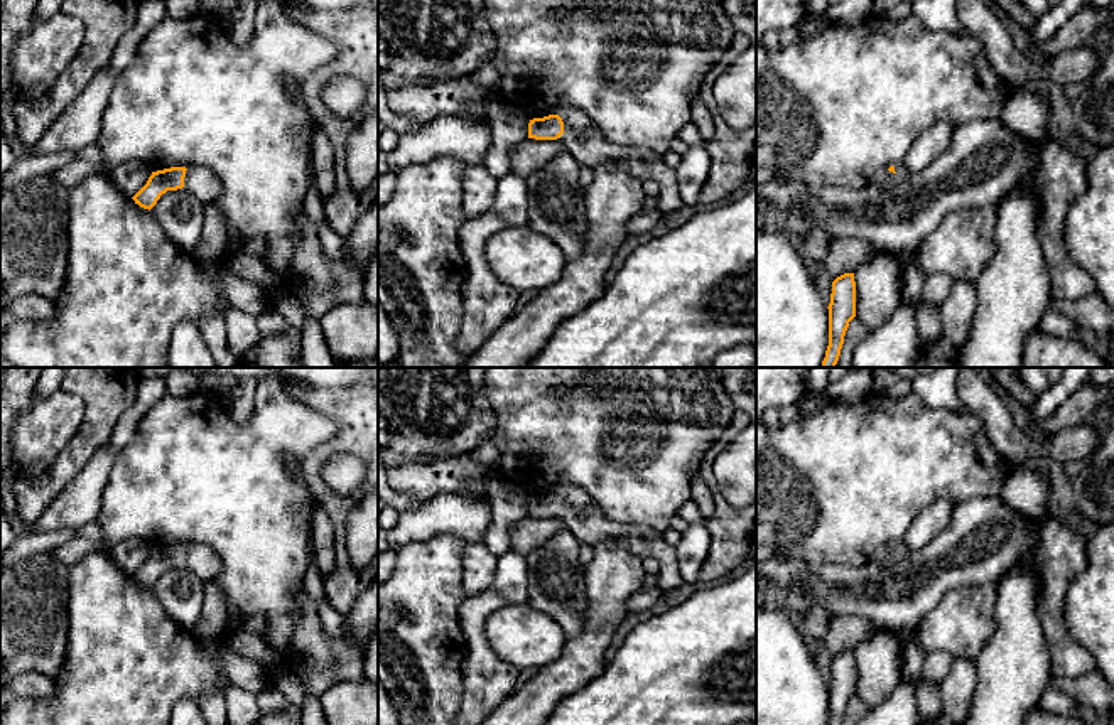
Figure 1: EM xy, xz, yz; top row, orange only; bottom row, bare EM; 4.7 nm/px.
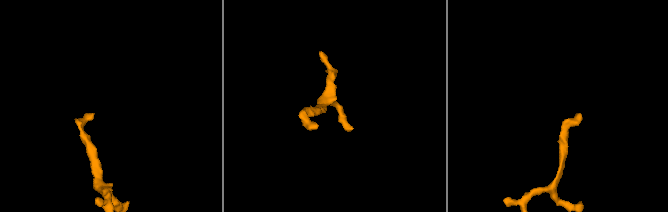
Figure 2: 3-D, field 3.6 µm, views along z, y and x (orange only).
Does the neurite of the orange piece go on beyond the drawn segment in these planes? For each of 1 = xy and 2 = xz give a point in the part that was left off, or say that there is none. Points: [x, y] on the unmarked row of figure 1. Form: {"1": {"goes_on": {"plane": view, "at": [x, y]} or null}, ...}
{"1": {"goes_on": {"plane": "xy", "at": [198, 558]}}, "2": {"goes_on": {"plane": "xz", "at": [588, 523]}}}

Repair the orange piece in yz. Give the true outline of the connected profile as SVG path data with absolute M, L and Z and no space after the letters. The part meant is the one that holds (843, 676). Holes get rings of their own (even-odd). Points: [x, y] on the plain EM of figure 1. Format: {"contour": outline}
{"contour": "M844 651L832 659L829 681L829 723L842 725L849 700L856 695L854 651Z"}

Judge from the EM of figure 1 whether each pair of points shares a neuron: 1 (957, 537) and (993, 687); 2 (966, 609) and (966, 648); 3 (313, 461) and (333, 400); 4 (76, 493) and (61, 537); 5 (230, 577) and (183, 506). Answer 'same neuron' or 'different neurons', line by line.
1: different neurons
2: same neuron
3: same neuron
4: different neurons
5: same neuron

